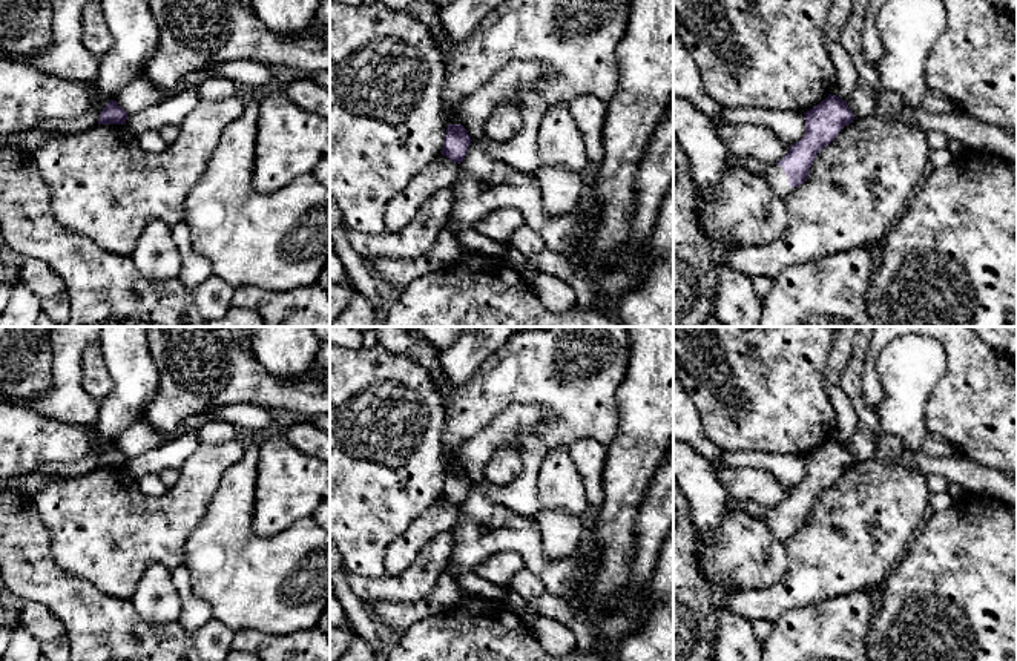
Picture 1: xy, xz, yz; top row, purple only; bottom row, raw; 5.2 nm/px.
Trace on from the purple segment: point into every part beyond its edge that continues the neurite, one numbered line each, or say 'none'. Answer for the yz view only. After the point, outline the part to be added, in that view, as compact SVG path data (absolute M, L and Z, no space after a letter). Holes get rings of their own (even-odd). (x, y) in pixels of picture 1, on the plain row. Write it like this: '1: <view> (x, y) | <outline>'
1: yz (775, 519) | M729 497L726 502L726 509L729 514L732 512L749 514L765 521L781 541L787 541L796 534L796 531L788 529L788 521L782 509L762 508L752 502L732 500Z

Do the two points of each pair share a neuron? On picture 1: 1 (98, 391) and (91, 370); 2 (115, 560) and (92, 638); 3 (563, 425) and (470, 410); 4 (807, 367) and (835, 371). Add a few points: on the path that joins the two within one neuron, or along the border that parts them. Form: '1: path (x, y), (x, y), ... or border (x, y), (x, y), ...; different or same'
1: path (98, 387), (95, 374); same
2: border (72, 577), (88, 580), (112, 597), (129, 600); different
3: path (548, 399), (542, 393), (496, 393); same
4: border (835, 342), (826, 368), (826, 391), (832, 405); different

